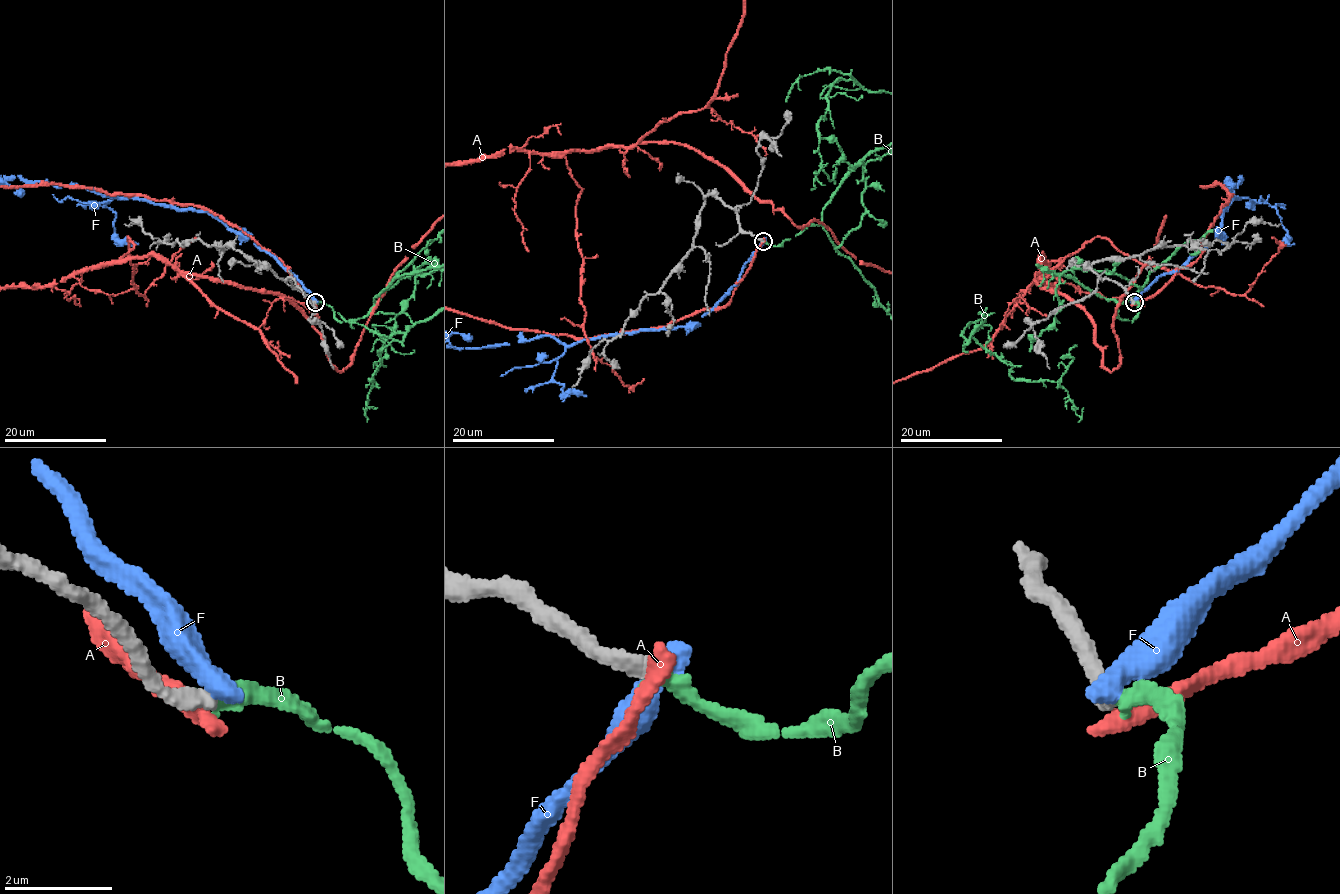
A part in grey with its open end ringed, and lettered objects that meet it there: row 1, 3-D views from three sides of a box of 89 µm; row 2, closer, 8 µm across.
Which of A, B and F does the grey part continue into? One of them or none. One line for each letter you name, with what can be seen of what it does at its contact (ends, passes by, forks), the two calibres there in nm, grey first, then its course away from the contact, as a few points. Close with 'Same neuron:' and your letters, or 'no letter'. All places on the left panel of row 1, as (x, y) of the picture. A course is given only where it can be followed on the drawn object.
B: It ends there. Thickness 280 nm (grey) against 320 nm
Same neuron: B

